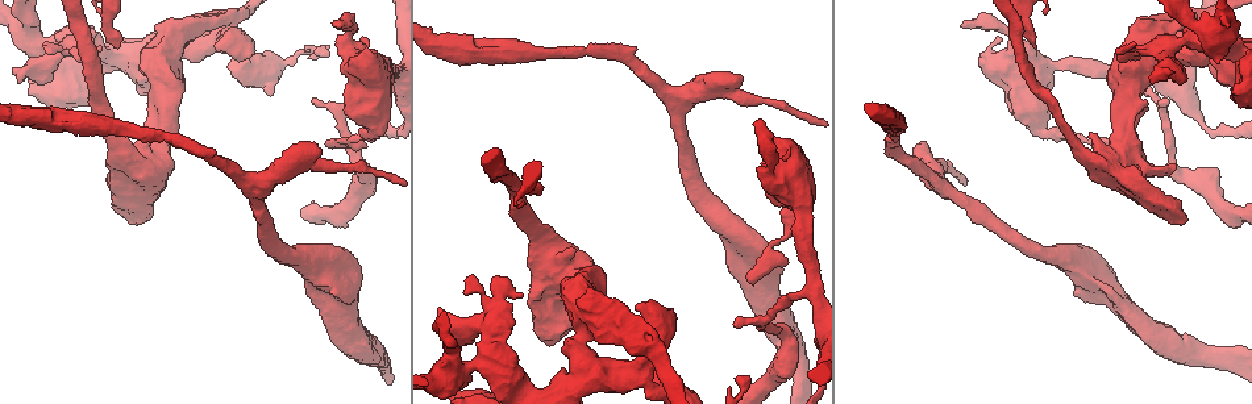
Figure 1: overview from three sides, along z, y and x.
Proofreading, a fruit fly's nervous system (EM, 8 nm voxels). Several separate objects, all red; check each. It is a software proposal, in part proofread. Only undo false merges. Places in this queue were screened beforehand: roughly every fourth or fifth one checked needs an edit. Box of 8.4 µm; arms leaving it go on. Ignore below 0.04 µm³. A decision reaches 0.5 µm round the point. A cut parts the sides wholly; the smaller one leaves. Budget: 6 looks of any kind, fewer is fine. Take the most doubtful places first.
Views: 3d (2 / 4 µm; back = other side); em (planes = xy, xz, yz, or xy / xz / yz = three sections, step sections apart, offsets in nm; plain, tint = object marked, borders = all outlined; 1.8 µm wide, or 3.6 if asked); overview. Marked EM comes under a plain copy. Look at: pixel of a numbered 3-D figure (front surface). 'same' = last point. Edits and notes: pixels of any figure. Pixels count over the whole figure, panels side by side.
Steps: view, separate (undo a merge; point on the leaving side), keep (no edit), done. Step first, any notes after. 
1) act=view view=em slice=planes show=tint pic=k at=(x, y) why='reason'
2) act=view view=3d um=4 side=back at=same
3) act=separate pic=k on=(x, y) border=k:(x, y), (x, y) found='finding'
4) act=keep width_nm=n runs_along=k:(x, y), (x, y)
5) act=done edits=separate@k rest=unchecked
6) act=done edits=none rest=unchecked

act=view view=em slice=xz step=16 show=tint pic=1 at=(651, 341) why='arms part here'

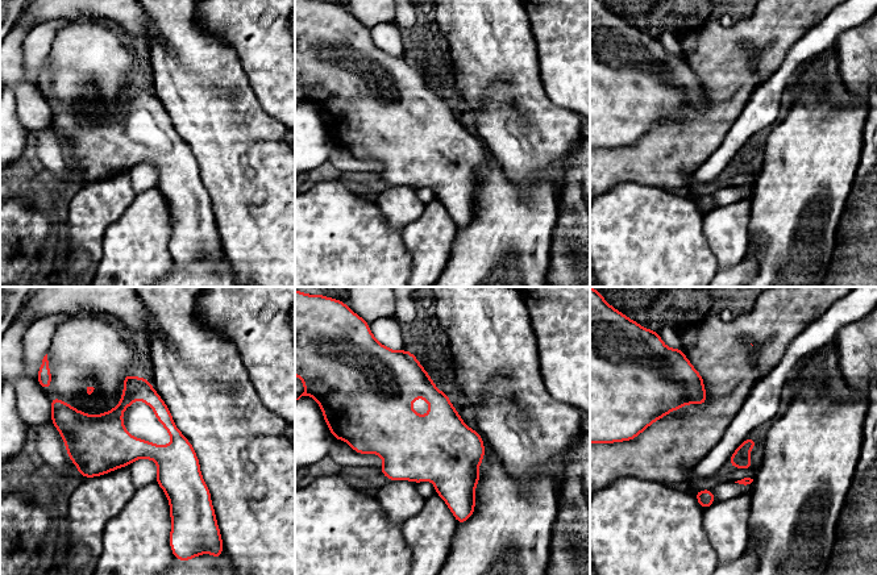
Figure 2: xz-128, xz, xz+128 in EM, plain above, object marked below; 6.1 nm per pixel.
act=view view=em slice=planes show=tint at=same why='another direction'

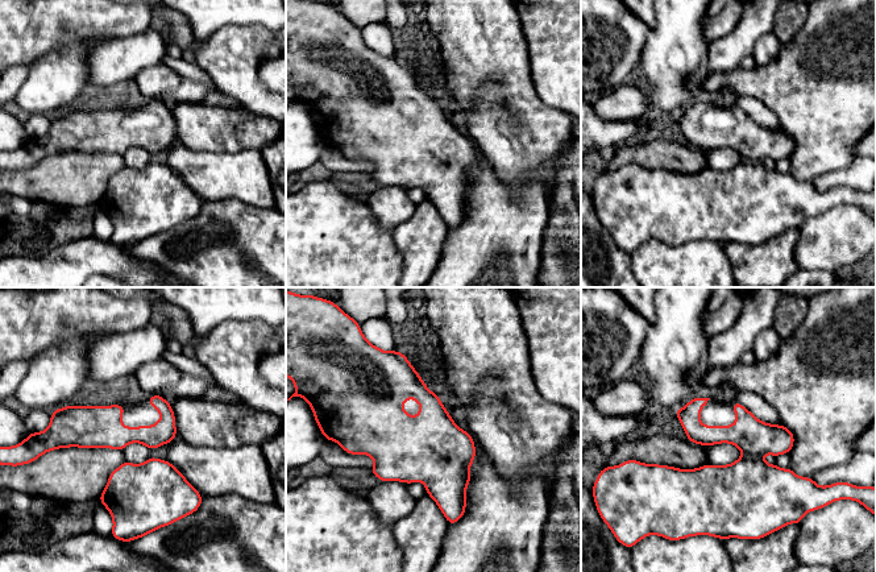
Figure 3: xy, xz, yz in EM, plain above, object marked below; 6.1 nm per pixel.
act=separate pic=3 on=(754, 438) width_nm=180 part_leaving=3:(679, 414), (701, 434), (791, 442) found='two cells meet here'

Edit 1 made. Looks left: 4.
act=view view=em slice=yz step=8 show=tint pic=1 at=(931, 163)

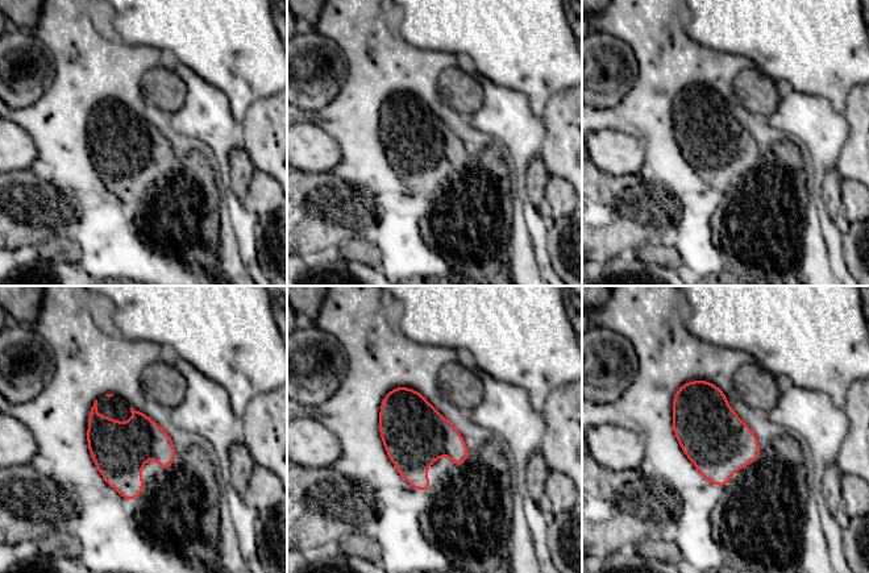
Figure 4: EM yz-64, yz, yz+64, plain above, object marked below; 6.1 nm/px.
act=view view=em slice=planes show=tint at=same why='cut it another way'

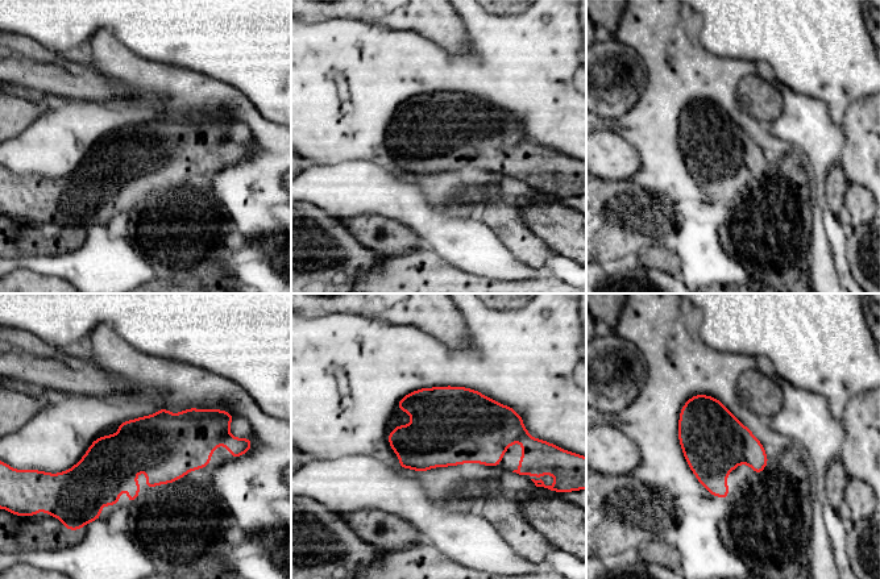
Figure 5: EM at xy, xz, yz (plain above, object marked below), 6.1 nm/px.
act=keep width_nm=400 found='all the same cell'

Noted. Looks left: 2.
act=view view=em slice=planes show=tint pic=1 at=(369, 135) why='sudden change in width'

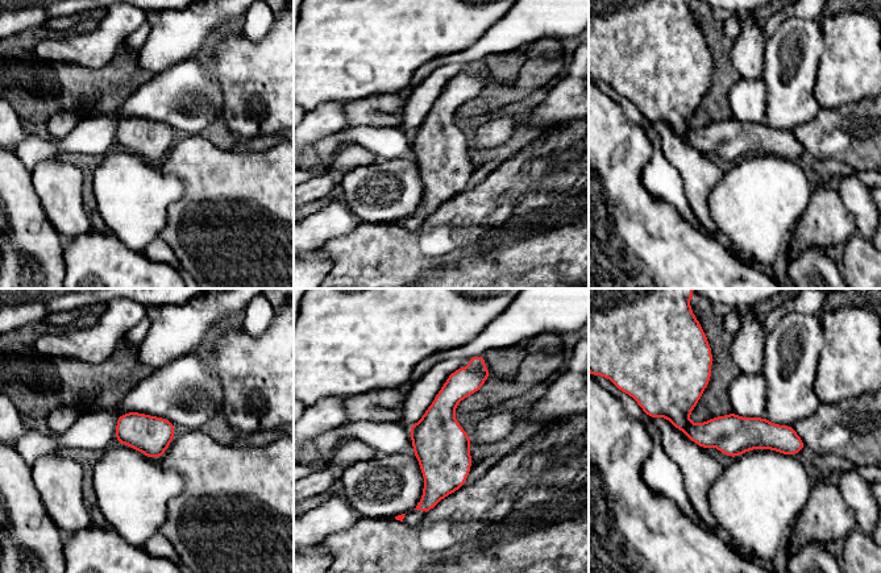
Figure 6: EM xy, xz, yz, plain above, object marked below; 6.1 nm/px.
act=keep width_nm=240 runs_along=6:(472, 364), (440, 414), (440, 481), (424, 509) found='continuous, no second cell'

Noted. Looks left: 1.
act=done edits=separate@3 rest=unchecked

